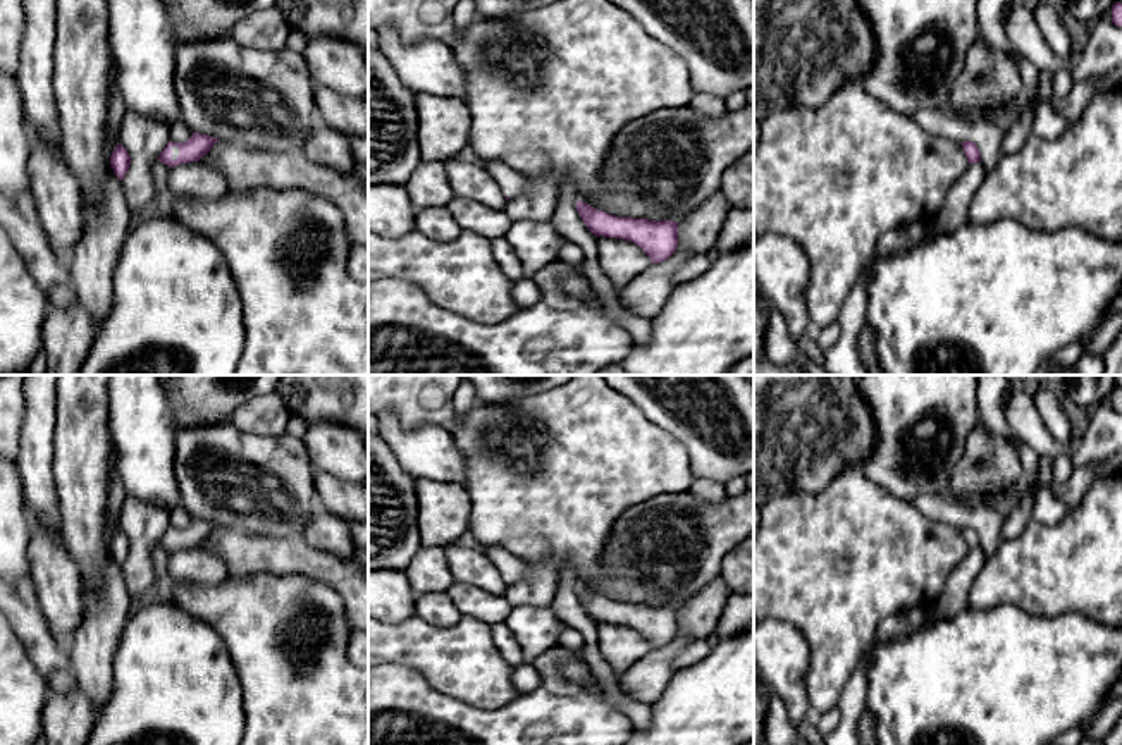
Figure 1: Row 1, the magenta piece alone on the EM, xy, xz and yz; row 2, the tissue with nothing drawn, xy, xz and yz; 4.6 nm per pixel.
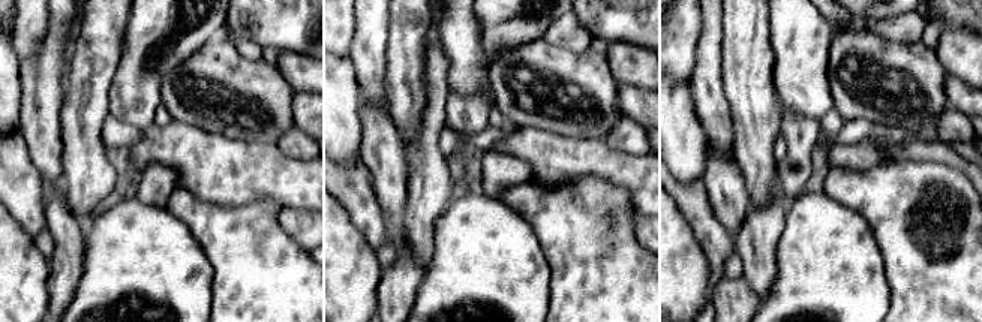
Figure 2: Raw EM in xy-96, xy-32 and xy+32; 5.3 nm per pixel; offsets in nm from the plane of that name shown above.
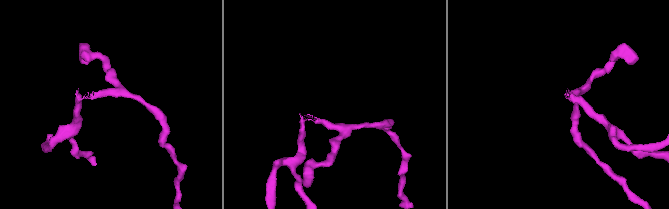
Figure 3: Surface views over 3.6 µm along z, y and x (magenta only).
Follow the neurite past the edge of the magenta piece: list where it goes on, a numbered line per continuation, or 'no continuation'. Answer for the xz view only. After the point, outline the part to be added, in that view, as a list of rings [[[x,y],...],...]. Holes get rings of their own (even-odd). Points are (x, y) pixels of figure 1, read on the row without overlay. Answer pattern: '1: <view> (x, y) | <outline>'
1: xz (511, 568) | [[[484,547],[484,552],[492,559],[502,578],[511,585],[525,576],[525,561],[499,547]]]

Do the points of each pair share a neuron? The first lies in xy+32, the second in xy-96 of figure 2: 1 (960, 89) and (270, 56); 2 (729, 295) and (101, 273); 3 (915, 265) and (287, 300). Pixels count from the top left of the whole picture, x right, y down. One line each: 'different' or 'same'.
1: different
2: different
3: same

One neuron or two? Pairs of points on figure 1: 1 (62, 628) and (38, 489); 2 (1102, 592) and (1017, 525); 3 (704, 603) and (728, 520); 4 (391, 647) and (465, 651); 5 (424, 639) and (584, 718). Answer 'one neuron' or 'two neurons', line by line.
1: one neuron
2: two neurons
3: one neuron
4: one neuron
5: two neurons

